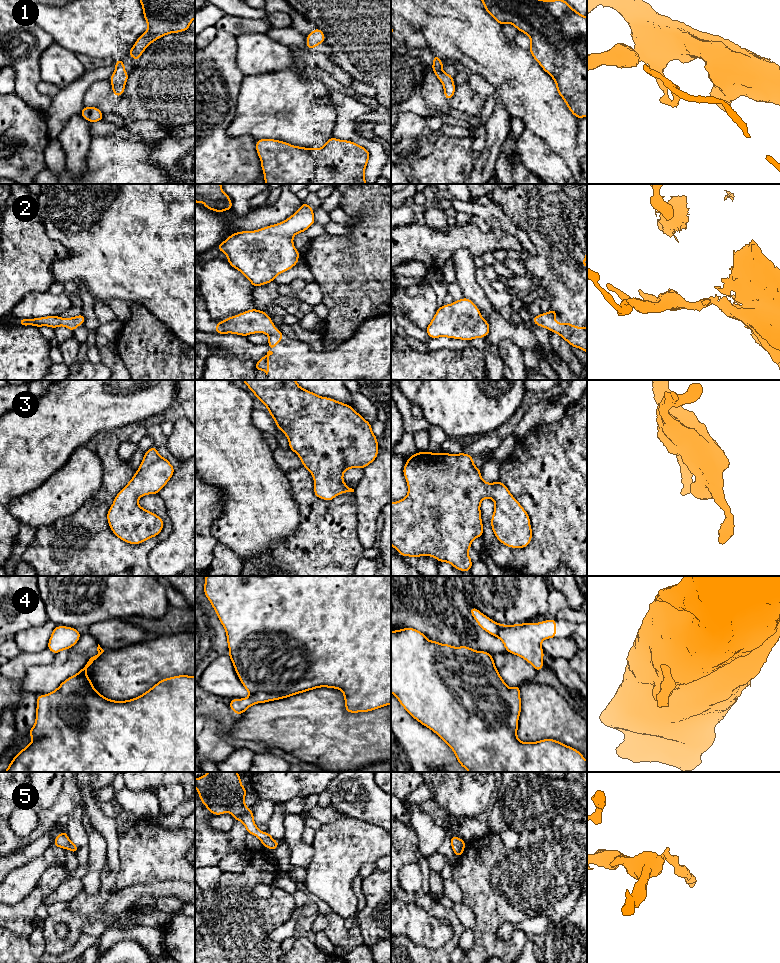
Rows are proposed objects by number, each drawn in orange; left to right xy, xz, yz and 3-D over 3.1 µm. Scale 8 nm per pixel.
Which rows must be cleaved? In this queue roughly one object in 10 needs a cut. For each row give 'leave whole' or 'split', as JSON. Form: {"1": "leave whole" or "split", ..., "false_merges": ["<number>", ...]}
{"1": "leave whole", "2": "leave whole", "3": "leave whole", "4": "leave whole", "5": "leave whole", "false_merges": []}

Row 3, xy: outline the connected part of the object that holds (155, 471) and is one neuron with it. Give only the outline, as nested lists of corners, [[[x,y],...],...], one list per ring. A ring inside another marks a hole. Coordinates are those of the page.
[[[155,446],[145,452],[140,467],[116,495],[107,513],[109,526],[119,539],[129,544],[140,544],[162,531],[163,520],[140,507],[138,499],[147,494],[158,494],[174,471],[170,462],[158,454]]]

